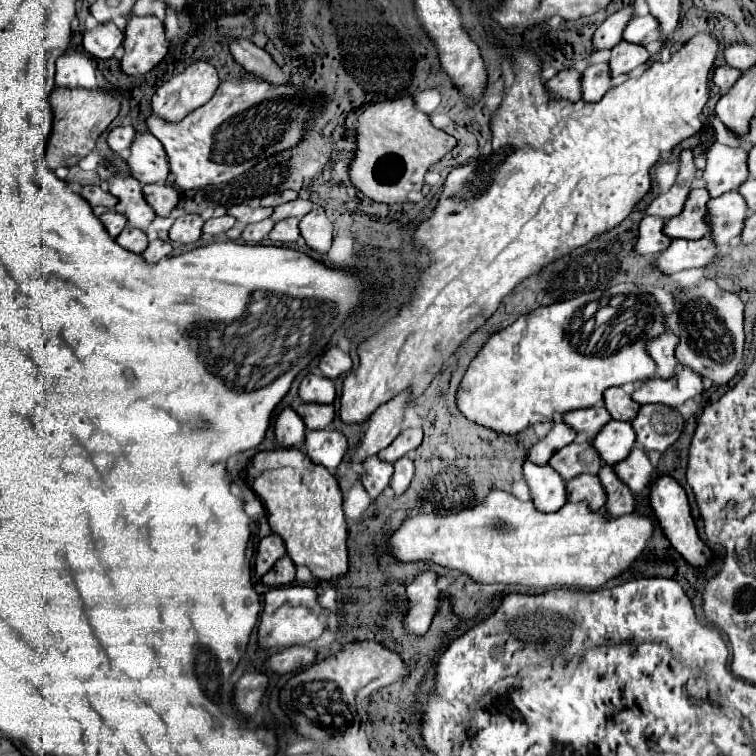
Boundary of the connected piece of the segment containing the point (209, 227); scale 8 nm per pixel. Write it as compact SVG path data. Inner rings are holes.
M221 216L221 218L209 218L203 226L203 232L209 232L209 234L223 234L227 232L229 228L233 228L235 224L235 218L233 216Z

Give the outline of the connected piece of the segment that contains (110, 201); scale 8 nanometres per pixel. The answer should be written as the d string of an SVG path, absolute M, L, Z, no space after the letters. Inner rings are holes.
M83 186L81 196L83 196L83 198L85 198L93 208L95 208L95 206L105 206L105 208L113 210L115 204L119 202L115 196L111 196L109 192L101 190L99 186Z

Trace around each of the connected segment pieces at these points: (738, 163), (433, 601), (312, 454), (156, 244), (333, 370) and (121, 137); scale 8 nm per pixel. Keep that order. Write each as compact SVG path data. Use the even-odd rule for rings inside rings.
M713 142L707 152L707 166L703 170L705 188L711 198L717 198L719 194L725 194L729 190L737 190L741 182L749 178L747 174L747 152L737 146L723 146L719 142Z
M421 572L411 584L407 584L405 596L407 608L403 616L403 628L407 634L423 636L429 630L441 596L437 588L437 574Z
M333 428L307 430L303 446L307 458L327 470L335 470L347 452L345 436Z
M153 240L149 242L147 250L143 252L143 258L149 262L149 264L155 264L159 262L161 258L169 256L171 254L171 244L169 242L163 242L163 240Z
M335 346L335 348L329 348L329 350L321 356L321 360L319 360L319 370L323 372L323 376L327 376L327 378L331 378L331 380L335 380L337 376L349 372L351 366L353 366L353 362L351 362L349 354L343 352L343 350L337 348L337 346Z
M117 126L107 136L107 144L115 154L127 152L133 140L135 140L135 128L133 126Z

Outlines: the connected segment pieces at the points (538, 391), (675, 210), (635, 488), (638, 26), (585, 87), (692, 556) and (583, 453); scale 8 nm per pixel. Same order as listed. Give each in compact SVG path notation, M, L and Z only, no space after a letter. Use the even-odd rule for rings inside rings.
M573 298L573 300L565 300L565 302L555 302L555 304L551 304L551 306L541 306L541 308L533 310L533 312L529 312L529 314L517 318L511 326L507 326L507 328L495 332L495 334L483 344L483 348L477 352L477 356L471 360L469 368L465 370L465 374L463 374L463 378L461 378L461 384L459 384L459 390L457 390L457 406L459 406L459 410L463 412L463 416L467 416L471 422L475 422L475 424L479 424L479 426L487 426L487 428L491 428L491 430L495 430L495 432L501 432L501 434L517 434L517 432L521 432L521 430L525 430L527 426L533 426L533 424L537 424L537 422L551 422L551 418L553 418L555 412L565 414L565 412L569 412L569 410L579 410L579 408L589 408L589 406L601 404L601 402L603 402L603 392L605 392L607 388L611 388L611 386L623 386L623 384L627 384L627 382L641 382L641 380L649 380L655 376L661 379L667 379L675 372L675 368L677 368L677 362L675 362L675 346L679 344L679 338L675 338L675 334L663 334L663 332L667 332L667 330L665 330L665 326L663 326L663 318L661 318L661 316L657 318L659 324L655 324L655 330L657 330L657 334L661 334L661 336L653 338L653 336L655 336L655 330L649 330L647 334L643 334L641 338L637 338L633 344L627 344L627 346L619 348L617 352L611 352L609 356L599 356L599 354L579 354L577 348L571 344L571 330L569 330L569 326L571 326L571 320L573 320L573 316L575 316L575 310L577 310L575 298ZM647 338L653 338L653 340L647 342ZM643 342L647 342L649 356L651 356L655 362L653 362L651 358L647 358L647 352L643 350Z
M683 150L679 154L679 174L677 174L675 184L671 186L669 192L663 192L657 198L653 198L653 202L647 206L645 214L659 216L663 220L677 216L683 210L683 202L687 200L695 172L697 172L697 168L693 164L693 152Z
M641 448L631 450L623 462L613 464L613 470L617 478L629 486L633 494L639 494L653 480L653 474L655 474L645 450Z
M641 16L641 18L631 18L631 22L627 22L625 30L623 30L623 40L631 42L631 44L639 44L639 46L647 46L651 42L659 40L659 26L655 22L655 18Z
M607 62L603 64L591 64L581 76L581 100L585 102L597 102L605 96L605 92L611 88L609 86L609 66Z
M659 476L657 480L653 480L651 484L651 494L649 494L649 502L651 502L651 510L659 522L659 526L663 528L667 540L671 542L671 546L681 552L681 556L693 564L693 566L705 566L705 562L711 558L711 550L701 542L701 538L697 536L695 530L695 522L691 518L689 512L689 502L687 502L687 494L685 490L677 484L675 478L671 476Z
M589 442L569 444L563 450L555 452L549 460L549 466L563 478L571 480L579 474L597 474L601 470L601 458Z

